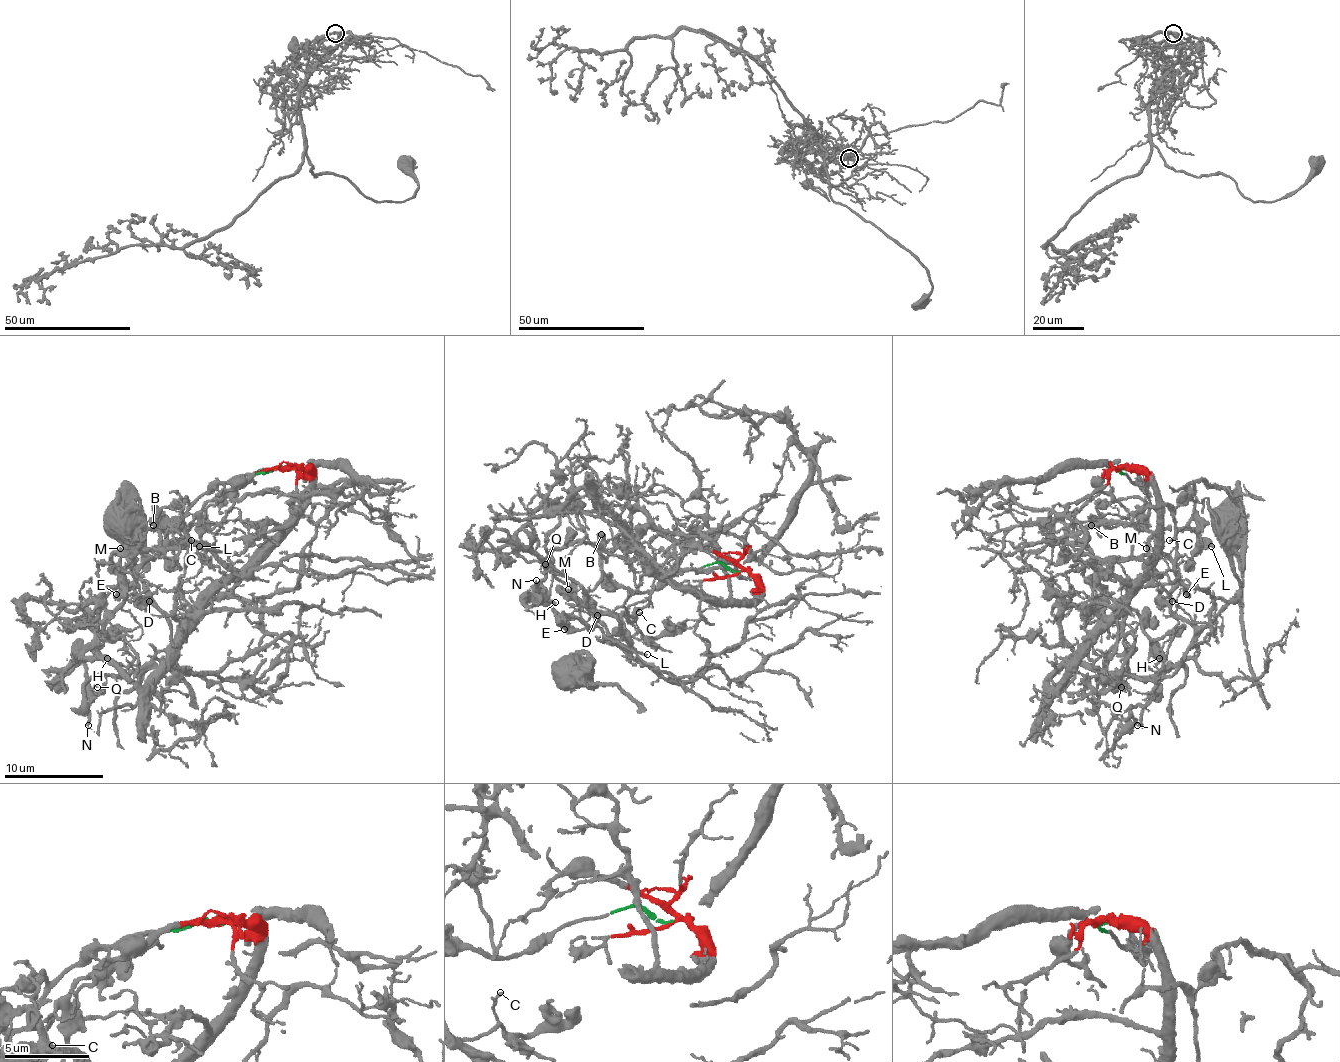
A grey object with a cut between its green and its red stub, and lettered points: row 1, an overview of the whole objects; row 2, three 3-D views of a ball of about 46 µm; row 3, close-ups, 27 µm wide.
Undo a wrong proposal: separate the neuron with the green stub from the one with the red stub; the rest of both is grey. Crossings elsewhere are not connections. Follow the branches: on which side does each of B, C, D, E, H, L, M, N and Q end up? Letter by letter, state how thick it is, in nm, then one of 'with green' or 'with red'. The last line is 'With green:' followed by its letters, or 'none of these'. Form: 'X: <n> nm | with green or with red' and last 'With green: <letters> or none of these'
B: 500 nm | with green
C: 100 nm | with green
D: 300 nm | with green
E: 440 nm | with green
H: 160 nm | with green
L: 140 nm | with green
M: 160 nm | with green
N: 200 nm | with green
Q: 100 nm | with green
With green: B, C, D, E, H, L, M, N, Q

